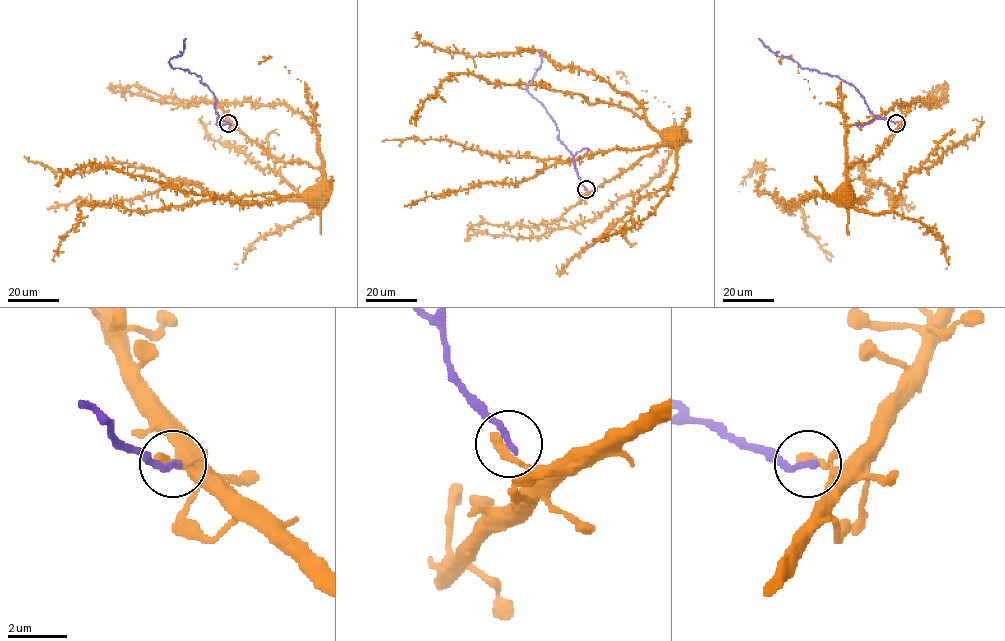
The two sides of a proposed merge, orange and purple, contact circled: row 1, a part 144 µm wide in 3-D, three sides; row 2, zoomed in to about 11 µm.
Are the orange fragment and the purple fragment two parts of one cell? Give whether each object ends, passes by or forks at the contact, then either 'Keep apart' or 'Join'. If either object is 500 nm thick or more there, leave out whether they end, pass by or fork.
At the ring orange ends. At the ring purple ends. Keep apart

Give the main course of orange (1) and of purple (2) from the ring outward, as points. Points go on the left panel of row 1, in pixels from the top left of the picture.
1: (228, 122), (281, 160), (317, 167), (322, 181), (301, 194), (227, 194), (148, 211), (82, 204), (54, 261)
2: (228, 123), (218, 115), (214, 93), (201, 81), (201, 77), (173, 68), (169, 62), (182, 53), (186, 39)

